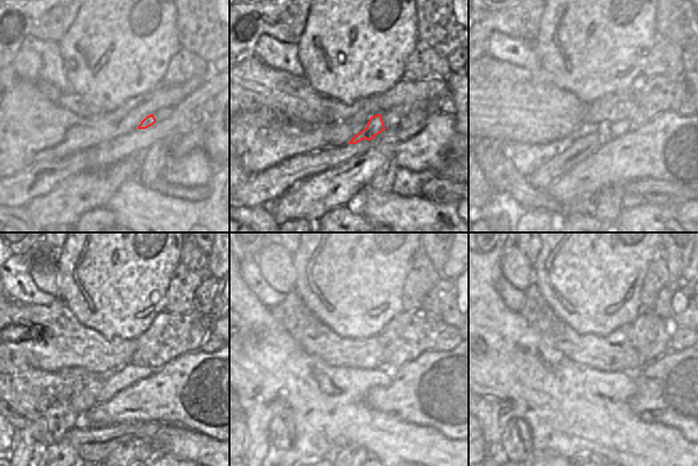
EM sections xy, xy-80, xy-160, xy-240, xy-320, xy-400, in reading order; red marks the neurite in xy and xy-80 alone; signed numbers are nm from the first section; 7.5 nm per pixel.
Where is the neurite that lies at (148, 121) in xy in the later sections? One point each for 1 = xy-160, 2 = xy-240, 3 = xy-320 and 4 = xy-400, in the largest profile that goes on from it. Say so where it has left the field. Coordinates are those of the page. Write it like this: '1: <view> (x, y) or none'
1: xy-160 (557, 163)
2: xy-240 (60, 417)
3: xy-320 (282, 436)
4: xy-400 (517, 438)

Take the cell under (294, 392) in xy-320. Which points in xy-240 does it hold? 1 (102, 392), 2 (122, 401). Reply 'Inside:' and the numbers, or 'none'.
Inside: 1

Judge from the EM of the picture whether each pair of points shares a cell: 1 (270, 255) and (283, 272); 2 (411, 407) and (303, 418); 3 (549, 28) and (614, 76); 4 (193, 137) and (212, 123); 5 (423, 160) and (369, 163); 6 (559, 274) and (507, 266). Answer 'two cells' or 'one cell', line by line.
1: one cell
2: two cells
3: one cell
4: two cells
5: one cell
6: two cells

